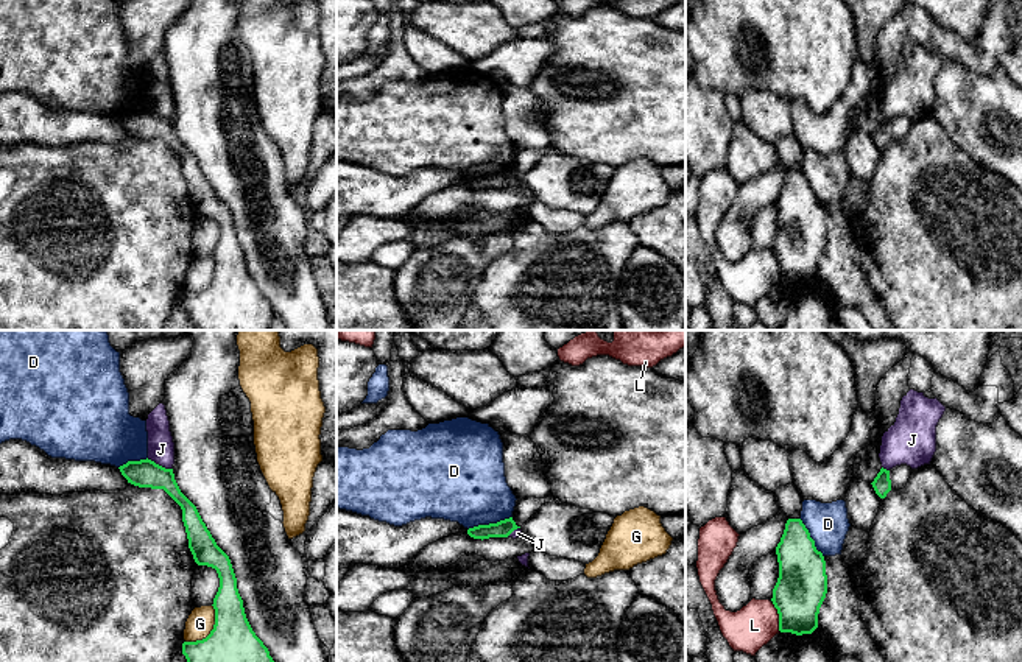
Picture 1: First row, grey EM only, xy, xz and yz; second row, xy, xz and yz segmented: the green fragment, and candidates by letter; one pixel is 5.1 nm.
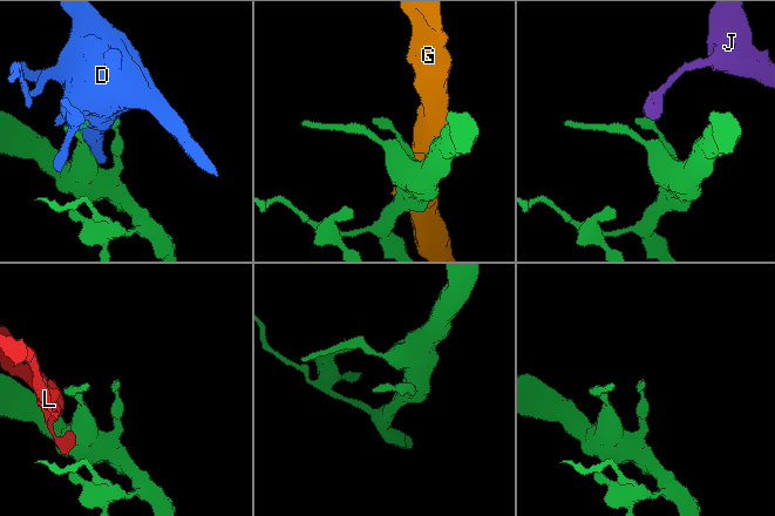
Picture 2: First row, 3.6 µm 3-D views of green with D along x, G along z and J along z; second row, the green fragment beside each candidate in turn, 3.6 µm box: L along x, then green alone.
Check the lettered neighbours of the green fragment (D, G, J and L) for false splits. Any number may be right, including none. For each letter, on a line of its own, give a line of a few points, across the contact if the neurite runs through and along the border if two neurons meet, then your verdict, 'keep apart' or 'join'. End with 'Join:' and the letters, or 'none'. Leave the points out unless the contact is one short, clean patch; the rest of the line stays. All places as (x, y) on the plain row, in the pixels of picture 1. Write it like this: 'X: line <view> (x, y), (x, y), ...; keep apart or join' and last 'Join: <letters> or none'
D: keep apart
G: keep apart
J: line xy (147, 109), (172, 120); keep apart
L: keep apart
Join: none

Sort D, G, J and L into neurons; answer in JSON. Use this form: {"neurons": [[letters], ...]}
{"neurons": [["D"], ["G"], ["J"], ["L"]]}

